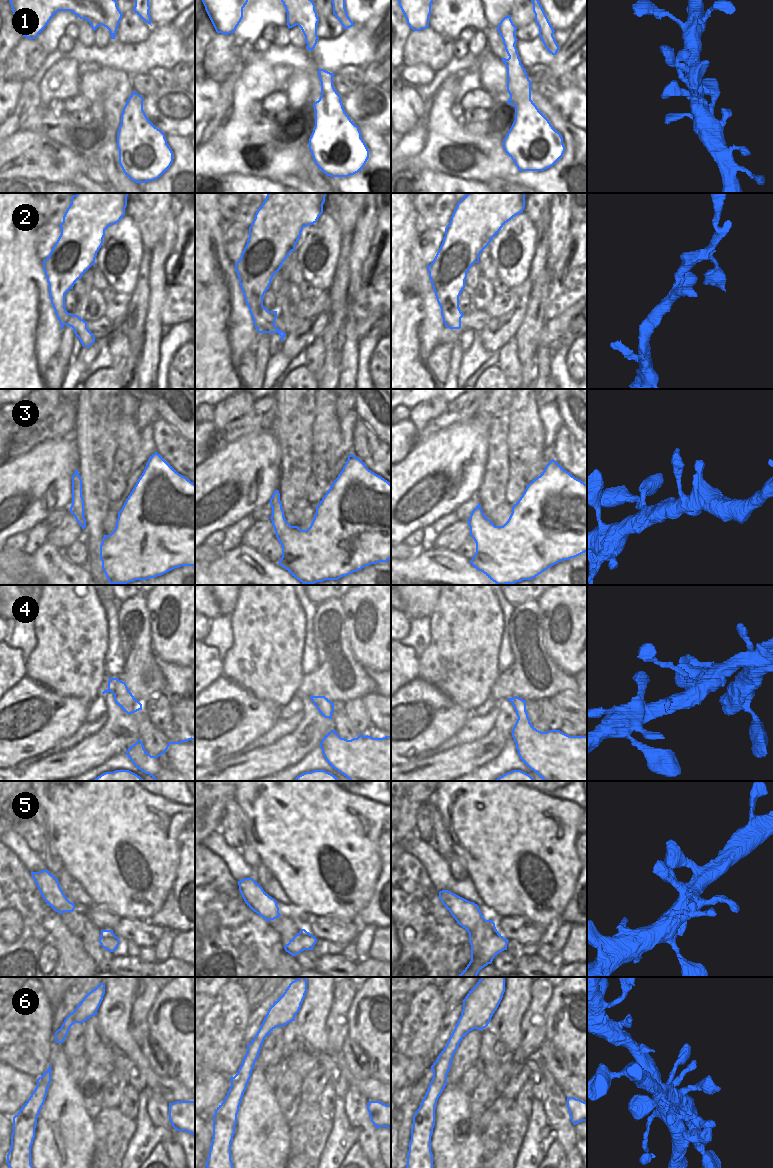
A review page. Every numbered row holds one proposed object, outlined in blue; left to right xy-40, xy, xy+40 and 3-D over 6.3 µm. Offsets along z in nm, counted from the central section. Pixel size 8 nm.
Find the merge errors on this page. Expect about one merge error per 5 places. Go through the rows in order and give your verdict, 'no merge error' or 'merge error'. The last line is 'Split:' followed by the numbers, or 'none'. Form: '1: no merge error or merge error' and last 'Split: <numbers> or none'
1: no merge error
2: no merge error
3: no merge error
4: no merge error
5: no merge error
6: no merge error
Split: none

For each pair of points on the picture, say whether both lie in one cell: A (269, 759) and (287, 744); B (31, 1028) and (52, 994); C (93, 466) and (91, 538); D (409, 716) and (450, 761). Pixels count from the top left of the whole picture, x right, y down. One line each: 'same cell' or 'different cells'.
A: same cell
B: different cells
C: same cell
D: different cells

